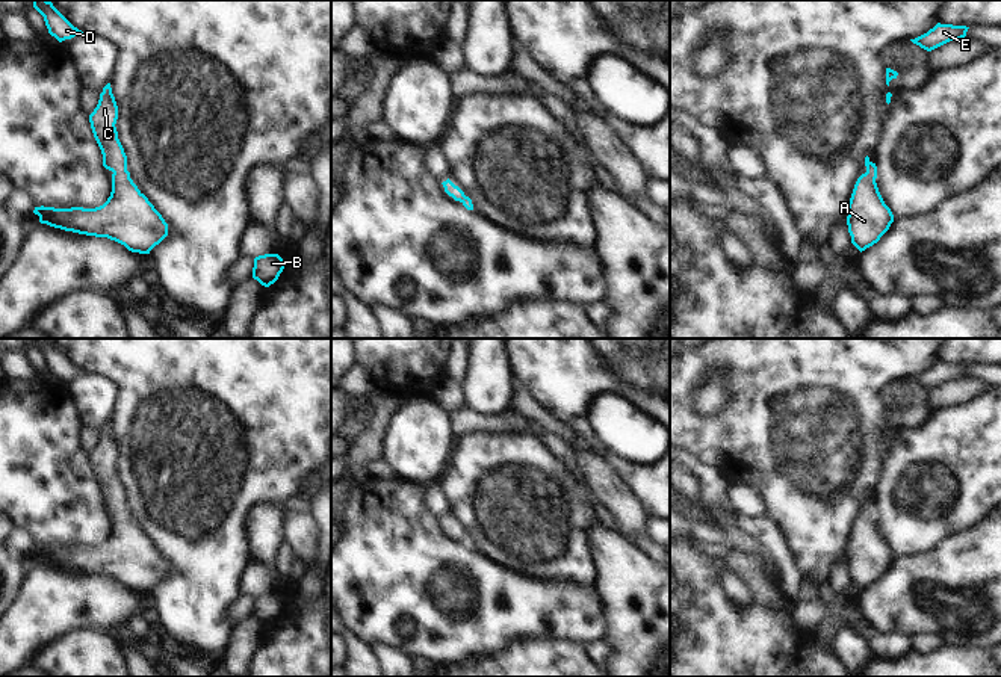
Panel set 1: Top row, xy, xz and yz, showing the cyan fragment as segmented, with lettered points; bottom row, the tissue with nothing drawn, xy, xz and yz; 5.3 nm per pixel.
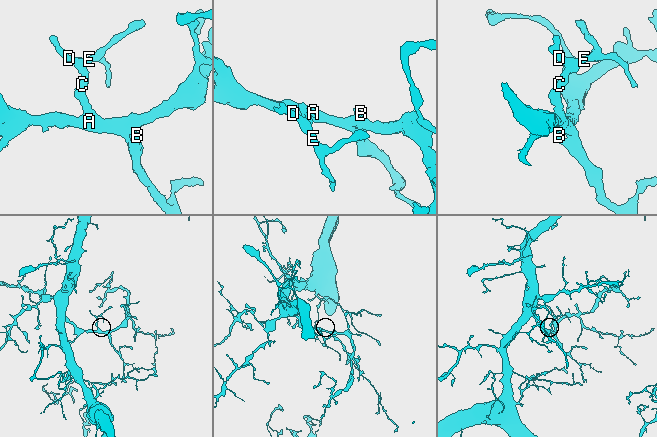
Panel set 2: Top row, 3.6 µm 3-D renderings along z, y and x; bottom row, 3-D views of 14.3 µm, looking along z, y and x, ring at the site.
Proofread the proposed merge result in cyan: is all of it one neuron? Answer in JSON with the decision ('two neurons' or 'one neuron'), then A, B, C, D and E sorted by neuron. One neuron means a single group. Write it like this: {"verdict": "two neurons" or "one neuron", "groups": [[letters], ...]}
{"verdict": "one neuron", "groups": [["A", "B", "C", "D", "E"]]}

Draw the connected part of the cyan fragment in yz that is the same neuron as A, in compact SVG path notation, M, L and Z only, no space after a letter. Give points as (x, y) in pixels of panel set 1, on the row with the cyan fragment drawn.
M868 156L865 166L866 172L854 184L847 216L851 243L860 252L877 243L894 222L894 215L885 204L875 183L877 166Z

